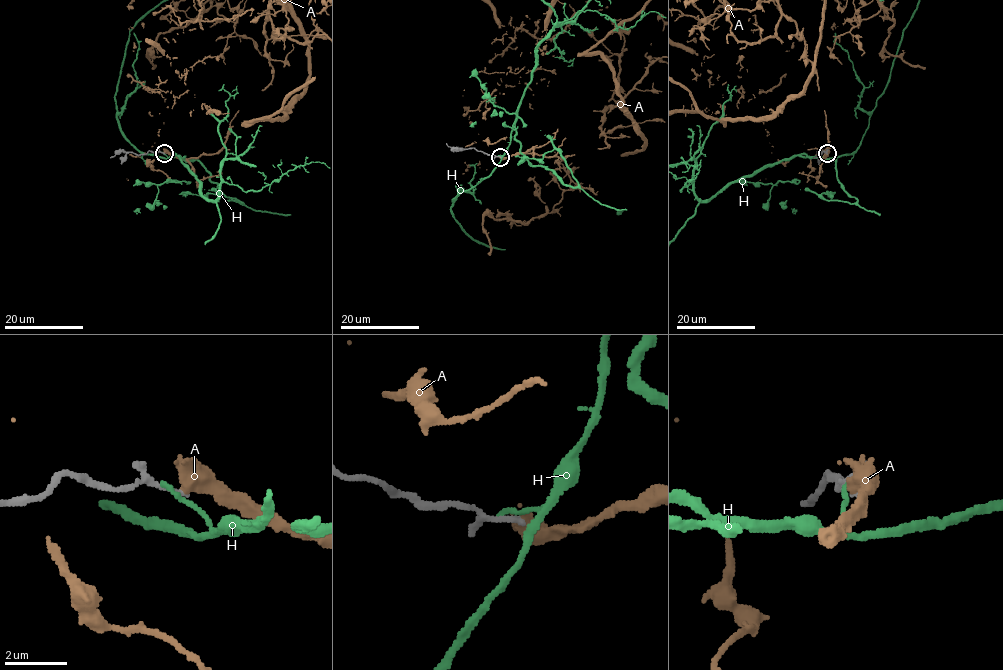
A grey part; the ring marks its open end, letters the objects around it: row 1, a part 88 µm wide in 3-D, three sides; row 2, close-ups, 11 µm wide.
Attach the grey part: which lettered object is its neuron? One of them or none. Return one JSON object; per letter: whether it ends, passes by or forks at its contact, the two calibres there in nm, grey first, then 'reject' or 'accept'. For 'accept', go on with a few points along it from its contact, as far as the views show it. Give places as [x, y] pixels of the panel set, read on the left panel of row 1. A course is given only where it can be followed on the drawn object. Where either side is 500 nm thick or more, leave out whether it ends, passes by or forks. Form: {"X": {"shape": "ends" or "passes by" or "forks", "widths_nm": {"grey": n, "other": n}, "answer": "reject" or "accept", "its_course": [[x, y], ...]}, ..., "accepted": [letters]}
{"A": {"shape": "passes by", "widths_nm": {"grey": 170, "other": 400}, "answer": "reject"}, "H": {"shape": "ends", "widths_nm": {"grey": 160, "other": 140}, "answer": "reject"}, "accepted": []}

